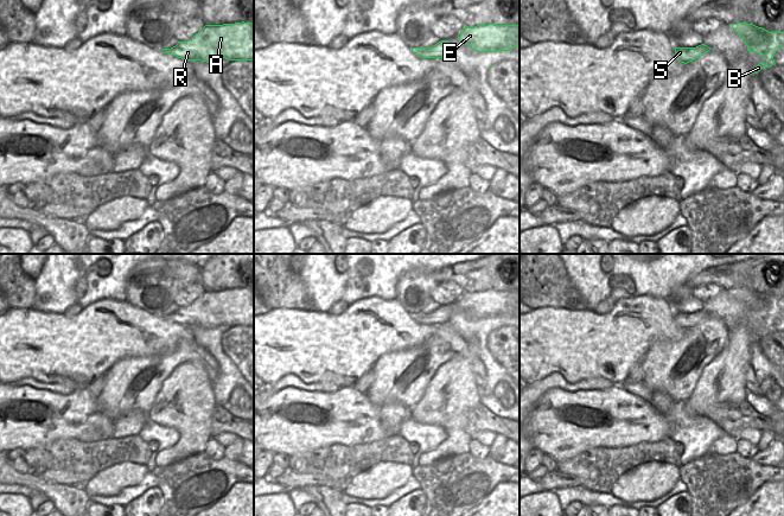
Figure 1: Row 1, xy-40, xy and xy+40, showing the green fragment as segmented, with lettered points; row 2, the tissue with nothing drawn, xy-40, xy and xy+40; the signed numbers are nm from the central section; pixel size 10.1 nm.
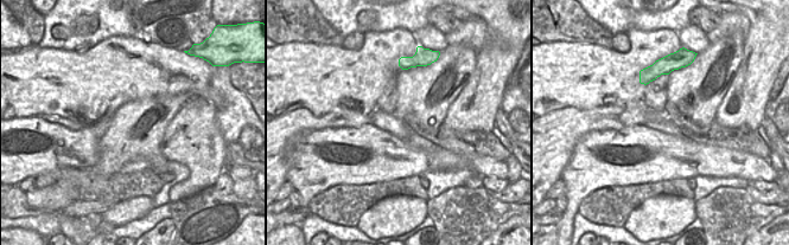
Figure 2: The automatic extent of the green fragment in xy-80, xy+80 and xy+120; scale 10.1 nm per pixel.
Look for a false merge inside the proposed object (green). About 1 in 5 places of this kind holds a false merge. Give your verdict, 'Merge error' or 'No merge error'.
No merge error

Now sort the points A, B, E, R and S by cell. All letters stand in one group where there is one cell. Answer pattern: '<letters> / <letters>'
A B E R S

